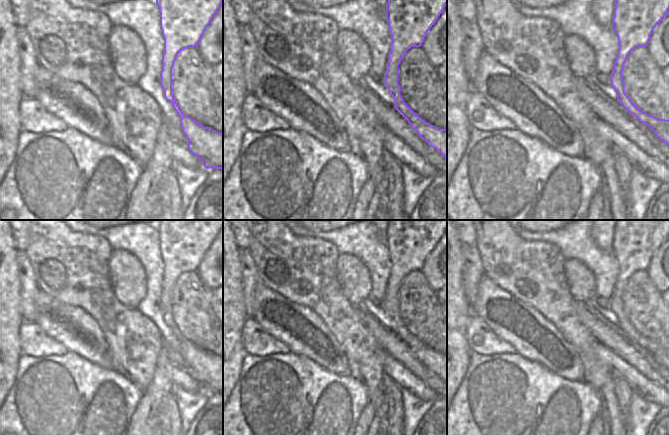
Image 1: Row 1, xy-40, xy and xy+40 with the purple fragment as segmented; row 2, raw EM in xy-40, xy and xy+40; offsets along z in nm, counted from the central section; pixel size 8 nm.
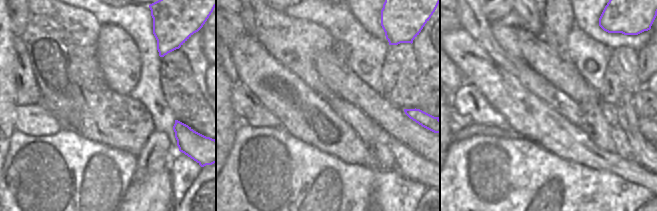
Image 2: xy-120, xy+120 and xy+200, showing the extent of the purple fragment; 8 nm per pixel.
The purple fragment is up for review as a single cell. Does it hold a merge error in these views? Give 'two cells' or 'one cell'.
two cells

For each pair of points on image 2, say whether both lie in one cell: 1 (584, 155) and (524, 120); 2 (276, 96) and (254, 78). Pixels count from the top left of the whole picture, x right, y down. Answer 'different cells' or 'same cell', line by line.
1: same cell
2: same cell

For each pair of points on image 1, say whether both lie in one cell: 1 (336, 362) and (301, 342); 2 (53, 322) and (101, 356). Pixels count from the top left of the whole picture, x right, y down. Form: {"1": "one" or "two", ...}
{"1": "one", "2": "one"}

